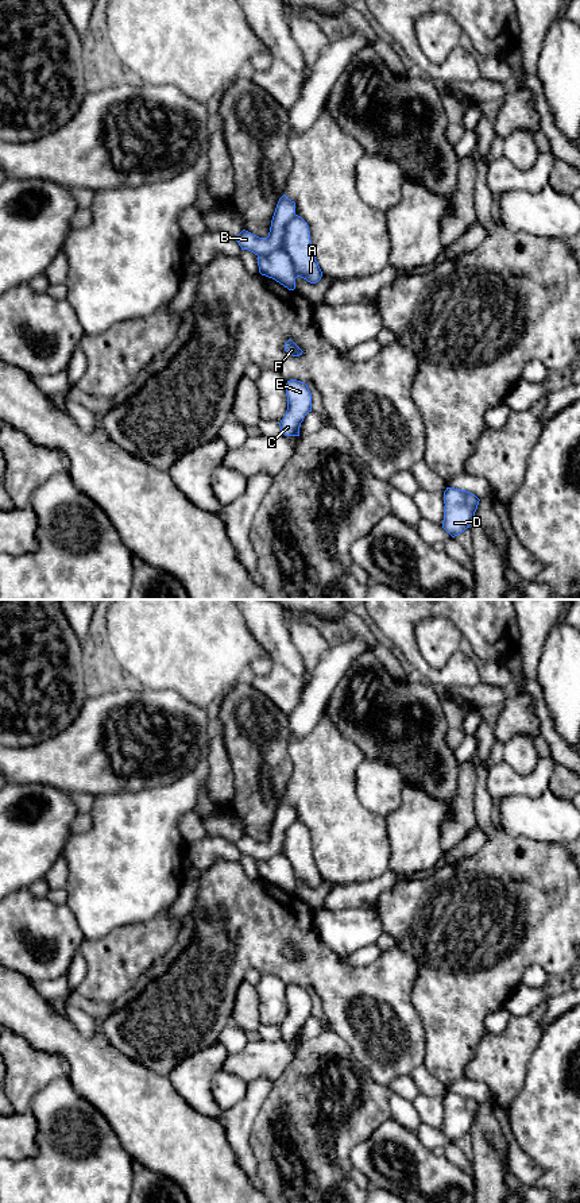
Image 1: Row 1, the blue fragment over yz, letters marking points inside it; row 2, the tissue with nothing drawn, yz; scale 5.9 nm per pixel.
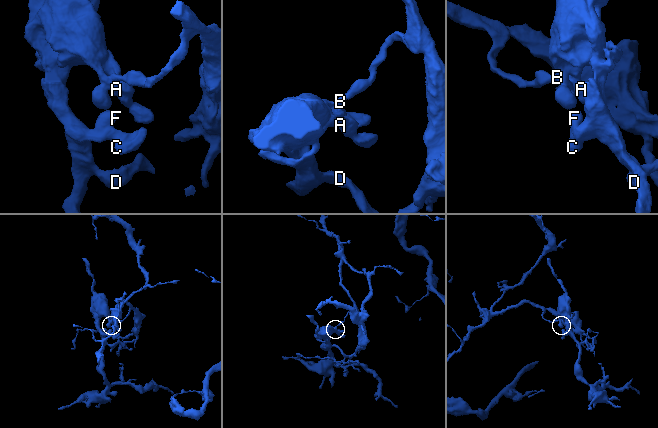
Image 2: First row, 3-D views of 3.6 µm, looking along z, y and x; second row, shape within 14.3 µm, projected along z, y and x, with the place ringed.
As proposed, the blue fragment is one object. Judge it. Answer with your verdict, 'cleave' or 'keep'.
cleave

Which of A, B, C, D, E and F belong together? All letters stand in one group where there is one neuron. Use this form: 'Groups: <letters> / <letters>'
Groups: A C D E F / B

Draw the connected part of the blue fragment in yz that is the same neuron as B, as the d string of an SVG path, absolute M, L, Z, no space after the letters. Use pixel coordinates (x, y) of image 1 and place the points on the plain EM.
M283 799L277 809L268 841L259 843L243 834L236 841L236 847L241 855L248 855L255 860L267 860L283 851L285 833L293 821L295 821L295 807Z

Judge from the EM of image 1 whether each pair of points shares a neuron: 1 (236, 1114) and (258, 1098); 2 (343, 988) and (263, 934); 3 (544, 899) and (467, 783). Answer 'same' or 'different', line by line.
1: same
2: same
3: different

